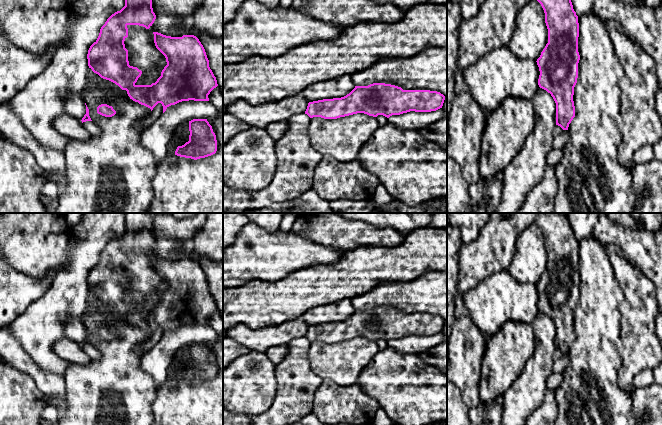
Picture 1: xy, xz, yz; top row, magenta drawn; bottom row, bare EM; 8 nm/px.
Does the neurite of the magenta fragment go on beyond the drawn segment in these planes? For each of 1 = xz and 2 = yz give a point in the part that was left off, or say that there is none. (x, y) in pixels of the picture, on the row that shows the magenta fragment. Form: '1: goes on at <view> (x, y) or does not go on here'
1: does not go on here
2: does not go on here

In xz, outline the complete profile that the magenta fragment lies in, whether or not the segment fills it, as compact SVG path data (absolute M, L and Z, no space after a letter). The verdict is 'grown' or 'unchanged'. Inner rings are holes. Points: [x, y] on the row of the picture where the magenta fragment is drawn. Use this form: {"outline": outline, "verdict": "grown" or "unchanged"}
{"outline": "M373 83L355 86L346 96L309 102L305 114L310 118L337 119L357 113L389 118L410 111L431 112L442 108L445 96L430 90L403 90L401 87Z", "verdict": "unchanged"}

